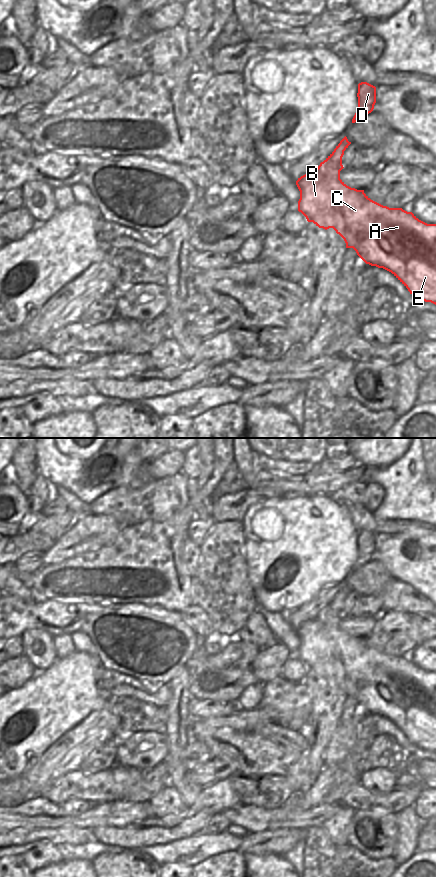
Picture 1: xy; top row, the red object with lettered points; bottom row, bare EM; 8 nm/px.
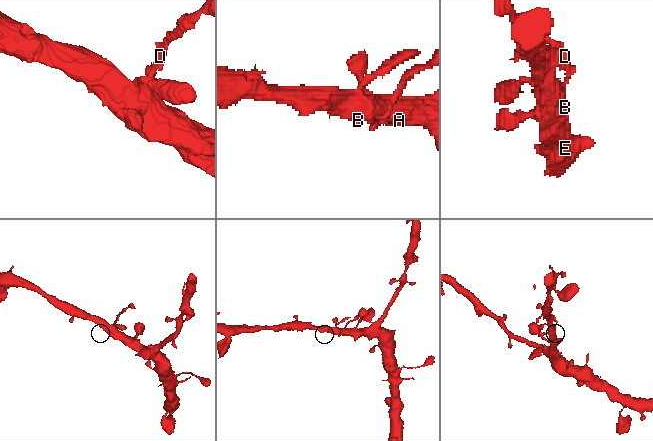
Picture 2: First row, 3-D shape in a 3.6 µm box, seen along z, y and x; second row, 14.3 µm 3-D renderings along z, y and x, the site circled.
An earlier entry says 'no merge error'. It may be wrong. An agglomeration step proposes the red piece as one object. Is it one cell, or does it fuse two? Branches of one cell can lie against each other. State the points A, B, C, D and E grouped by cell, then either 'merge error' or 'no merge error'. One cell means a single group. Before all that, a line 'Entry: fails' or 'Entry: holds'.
Entry: holds
A B C D E | no merge error

